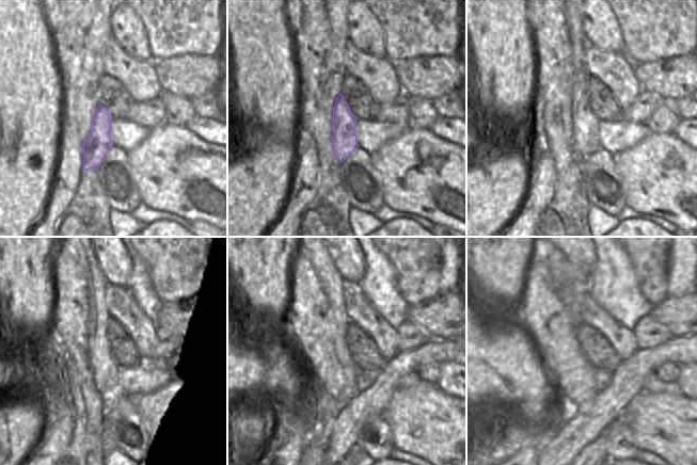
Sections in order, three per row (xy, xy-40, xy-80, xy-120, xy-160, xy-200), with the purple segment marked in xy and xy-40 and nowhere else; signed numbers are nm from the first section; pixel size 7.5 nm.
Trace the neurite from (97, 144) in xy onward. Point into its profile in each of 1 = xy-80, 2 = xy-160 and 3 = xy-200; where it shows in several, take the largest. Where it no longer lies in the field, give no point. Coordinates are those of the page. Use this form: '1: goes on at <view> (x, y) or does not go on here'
1: goes on at xy-80 (585, 141)
2: goes on at xy-160 (332, 282)
3: goes on at xy-200 (568, 295)

